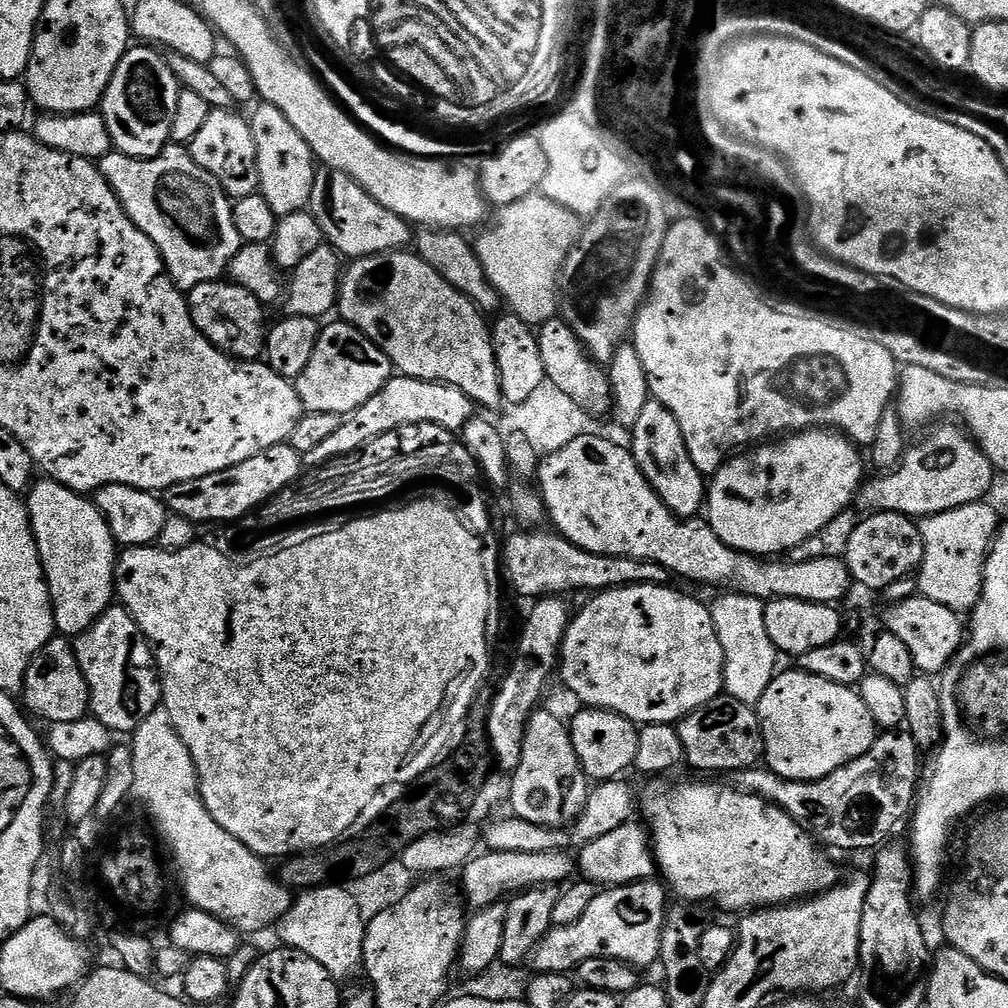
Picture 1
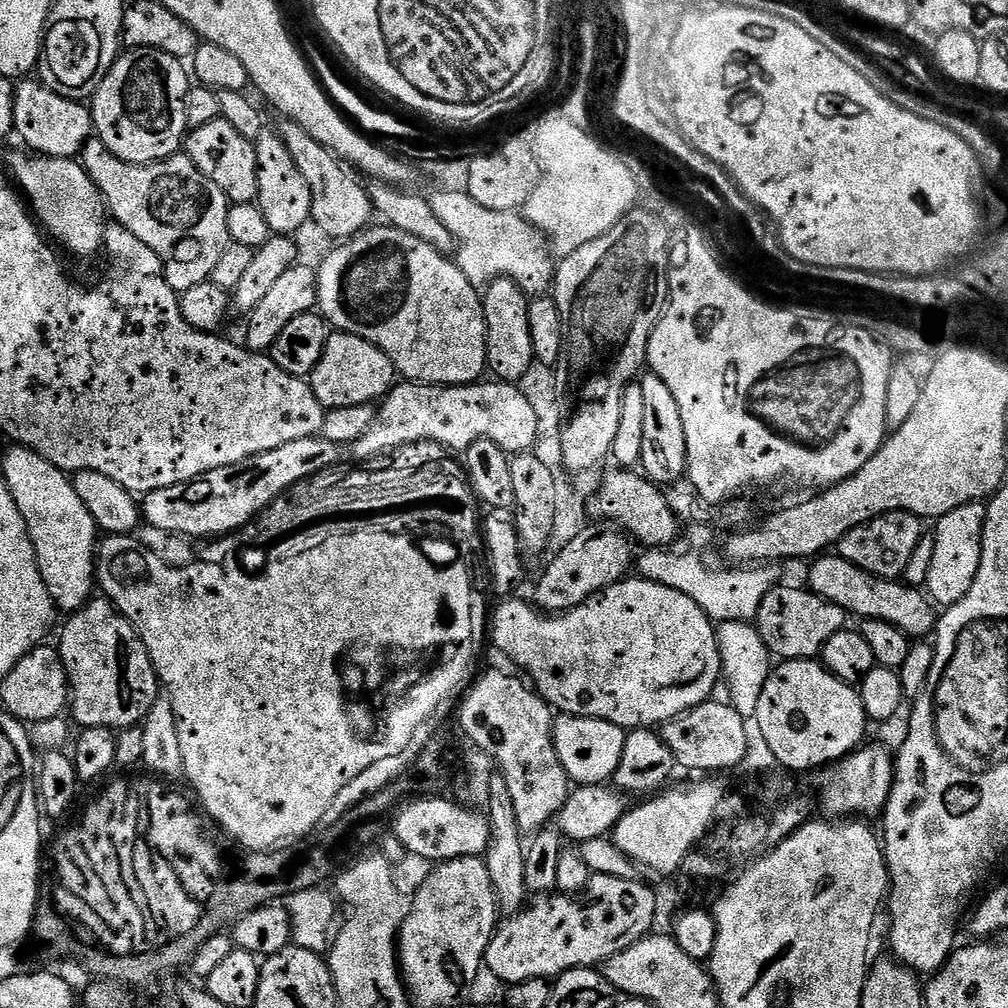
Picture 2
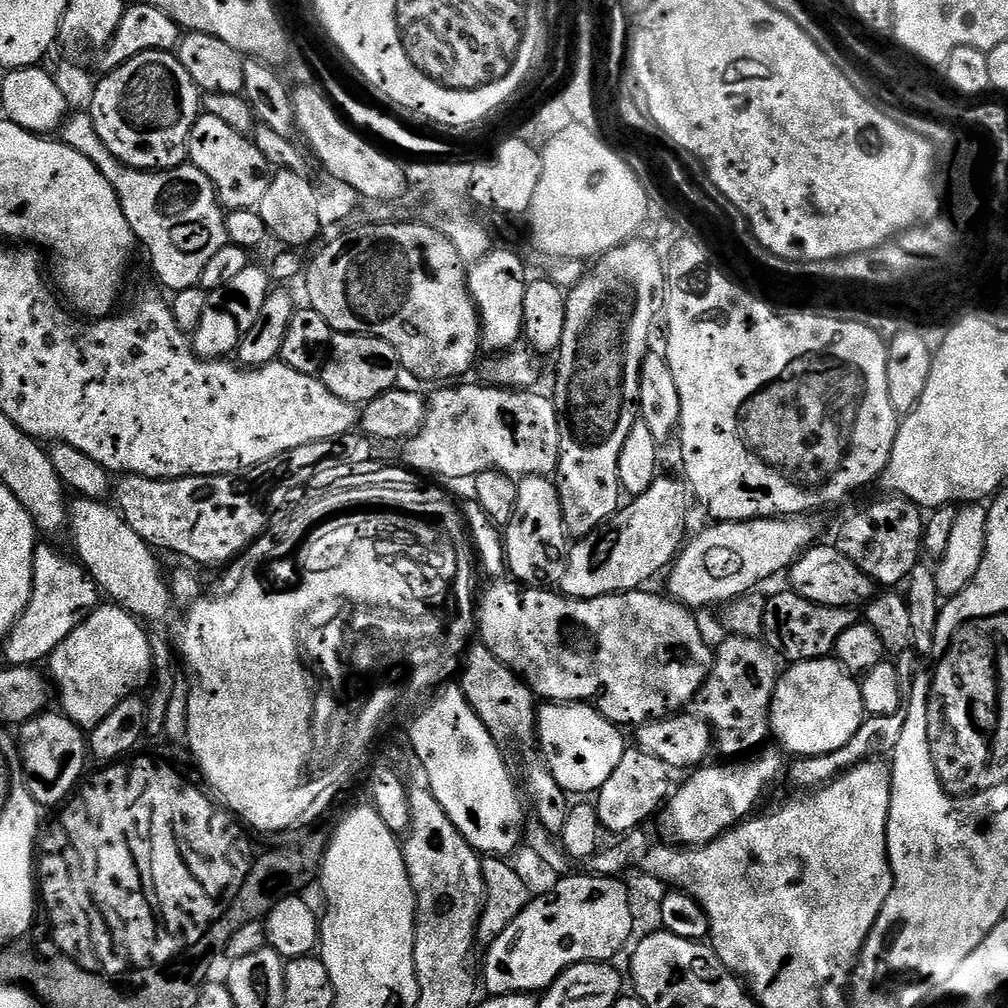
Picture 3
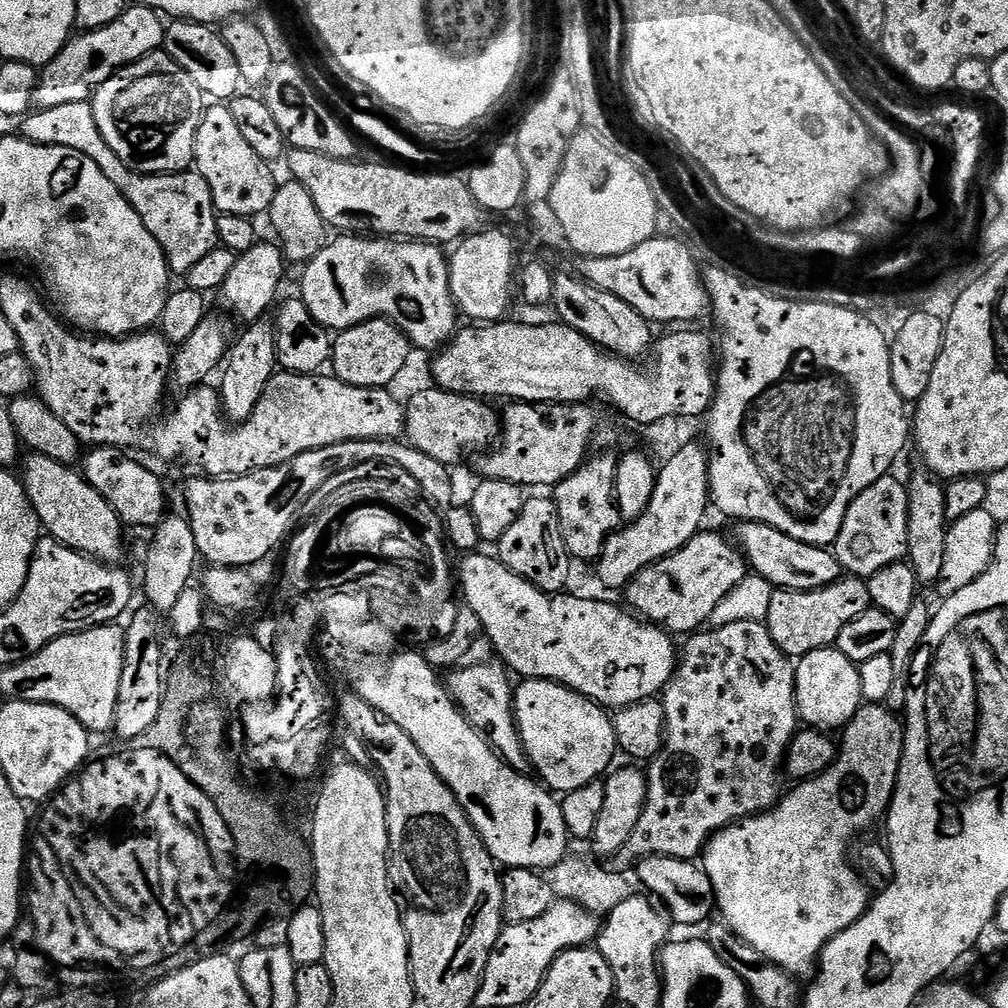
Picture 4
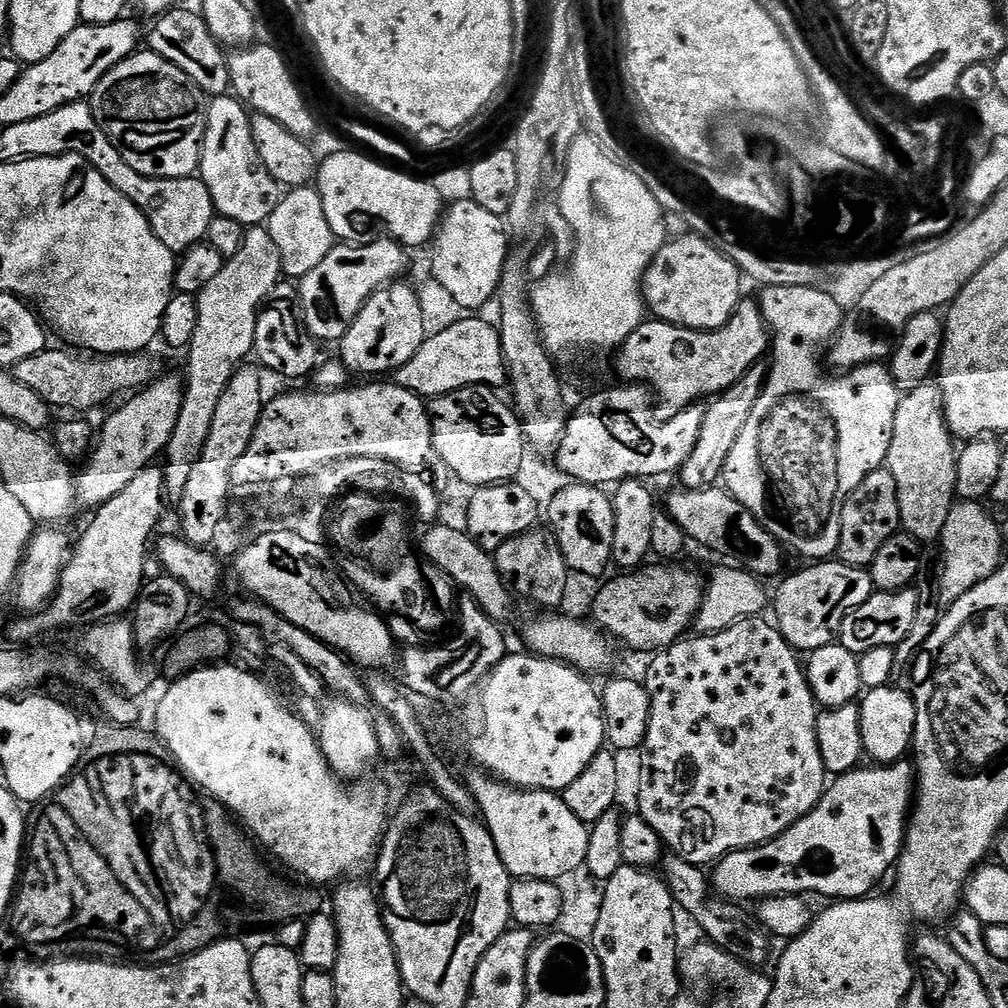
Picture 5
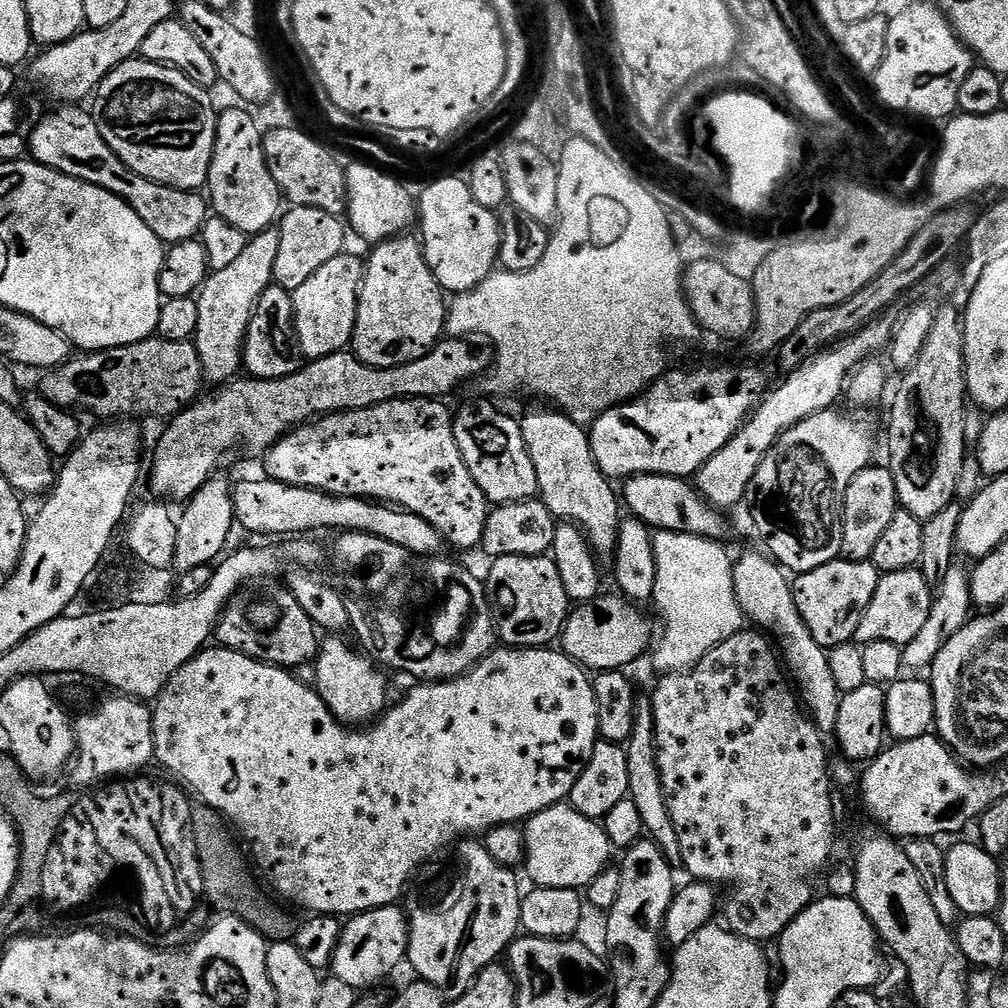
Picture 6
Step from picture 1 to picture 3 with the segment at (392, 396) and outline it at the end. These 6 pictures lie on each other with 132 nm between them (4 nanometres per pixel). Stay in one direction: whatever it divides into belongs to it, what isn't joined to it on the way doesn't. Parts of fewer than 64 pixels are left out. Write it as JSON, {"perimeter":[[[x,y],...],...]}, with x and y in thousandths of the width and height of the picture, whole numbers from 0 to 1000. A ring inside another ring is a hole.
{"perimeter":[[[456,379],[453,380],[451,383],[437,383],[434,385],[437,385],[434,387],[433,390],[430,391],[428,394],[427,392],[424,394],[423,397],[423,412],[421,415],[421,421],[419,424],[417,424],[416,429],[412,429],[408,434],[405,436],[402,436],[400,438],[399,443],[401,443],[401,456],[400,459],[404,461],[408,467],[414,469],[414,470],[420,470],[422,473],[425,474],[433,474],[429,472],[438,472],[440,476],[464,476],[467,477],[471,472],[474,471],[476,468],[500,468],[502,471],[507,472],[509,474],[519,474],[522,472],[542,472],[547,473],[549,469],[551,469],[552,463],[554,462],[554,458],[556,457],[556,410],[552,408],[551,400],[547,396],[544,397],[540,393],[535,393],[535,388],[532,387],[517,387],[515,385],[489,385],[487,381],[481,381],[479,379],[471,379],[472,381],[460,381],[464,379]]]}

